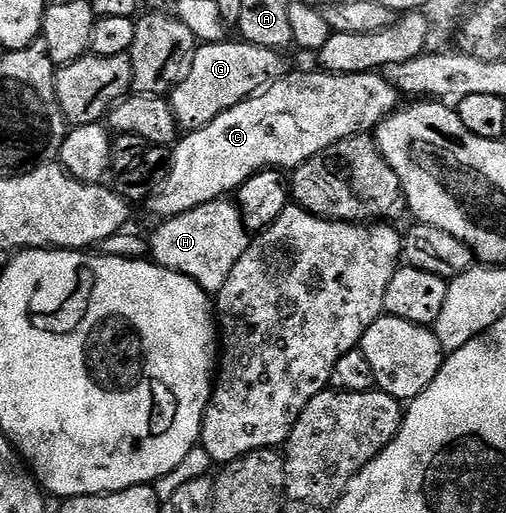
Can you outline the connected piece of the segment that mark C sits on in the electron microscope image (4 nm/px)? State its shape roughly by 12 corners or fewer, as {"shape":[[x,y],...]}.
{"shape":[[292,70],[174,144],[156,220],[374,132],[382,74]]}

